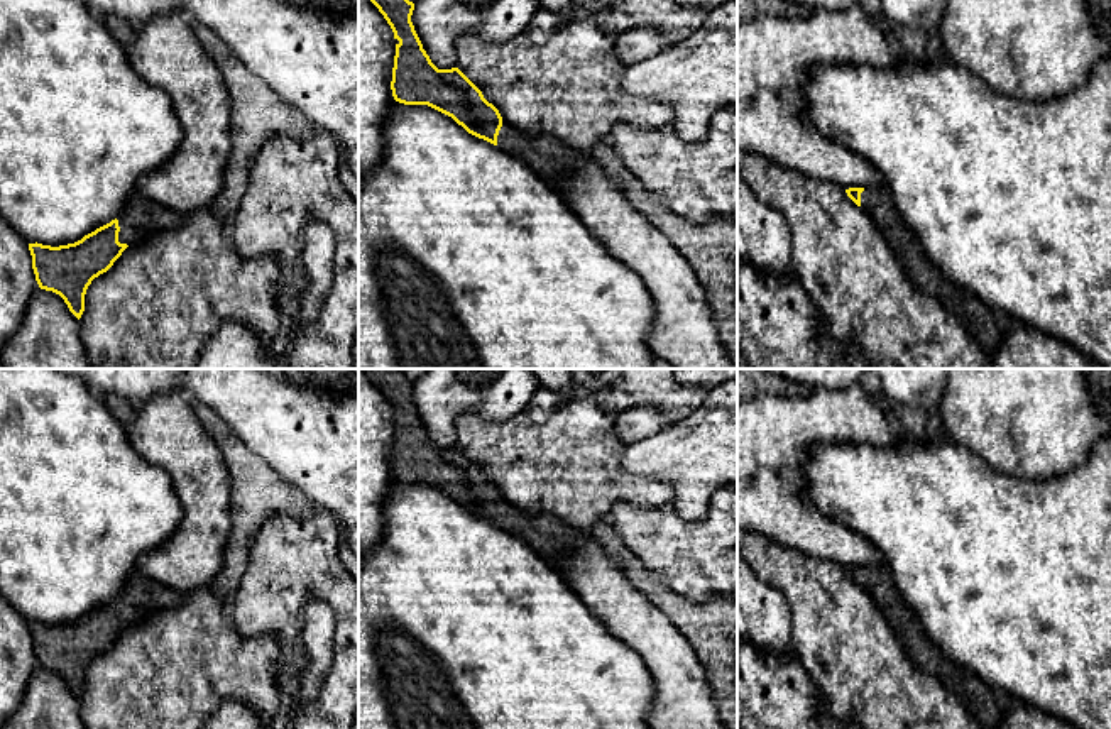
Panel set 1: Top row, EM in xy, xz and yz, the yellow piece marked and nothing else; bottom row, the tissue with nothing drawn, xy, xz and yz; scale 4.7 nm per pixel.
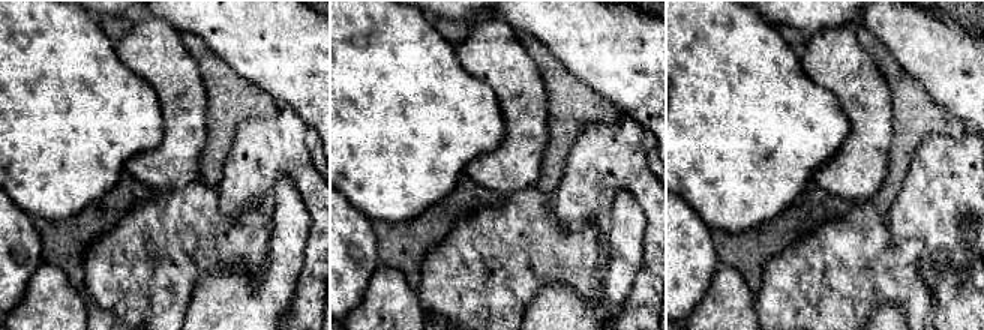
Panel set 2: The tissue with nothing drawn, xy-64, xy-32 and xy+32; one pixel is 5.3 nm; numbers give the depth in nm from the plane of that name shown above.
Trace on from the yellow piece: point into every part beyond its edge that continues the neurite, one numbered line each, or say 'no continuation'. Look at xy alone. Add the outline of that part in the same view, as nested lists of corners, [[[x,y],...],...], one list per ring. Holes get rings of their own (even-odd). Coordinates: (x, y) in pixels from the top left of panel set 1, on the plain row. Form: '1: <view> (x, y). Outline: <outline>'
1: xy (141, 596). Outline: [[[135,568],[117,599],[120,606],[118,621],[135,626],[156,611],[181,606],[184,594],[149,578]]]

